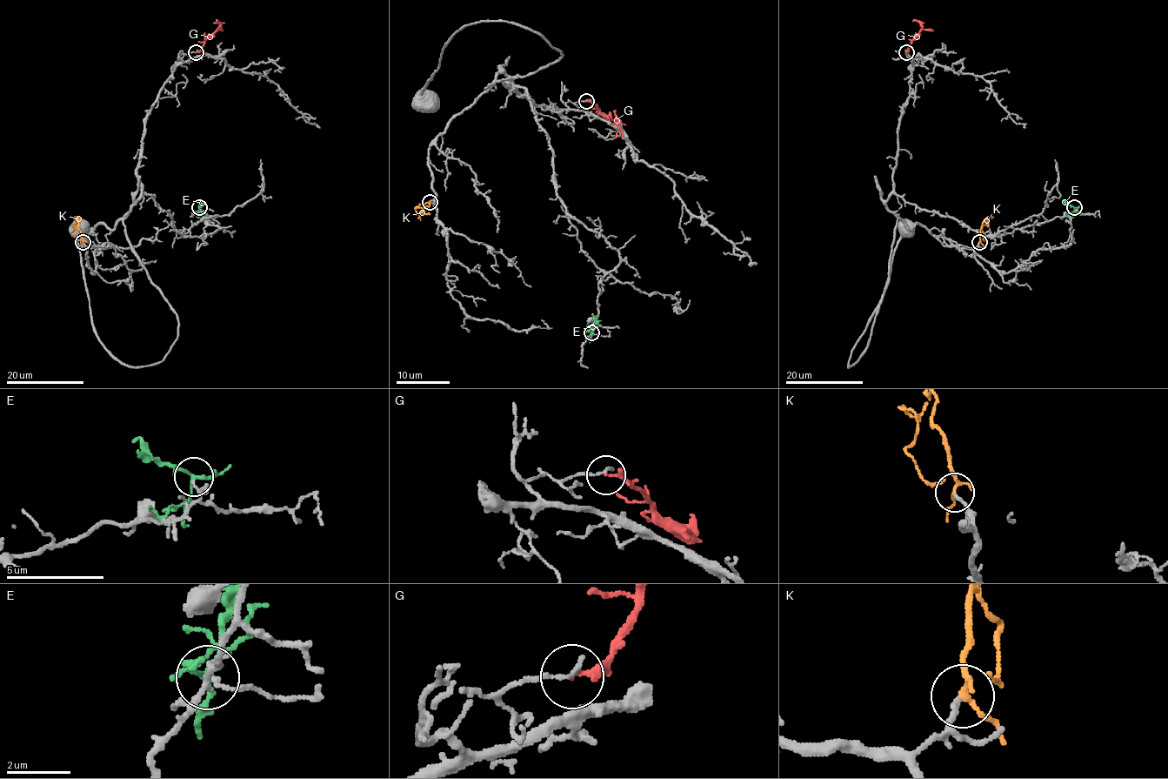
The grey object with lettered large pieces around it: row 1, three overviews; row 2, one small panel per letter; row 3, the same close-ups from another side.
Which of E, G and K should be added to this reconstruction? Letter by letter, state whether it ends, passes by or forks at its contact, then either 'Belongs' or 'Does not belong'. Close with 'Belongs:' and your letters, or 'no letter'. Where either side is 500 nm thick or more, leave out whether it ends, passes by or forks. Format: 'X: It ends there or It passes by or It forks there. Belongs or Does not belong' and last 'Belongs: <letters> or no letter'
E: It forks there. Does not belong
G: It ends there. Does not belong
K: It forks there. Belongs
Belongs: K

